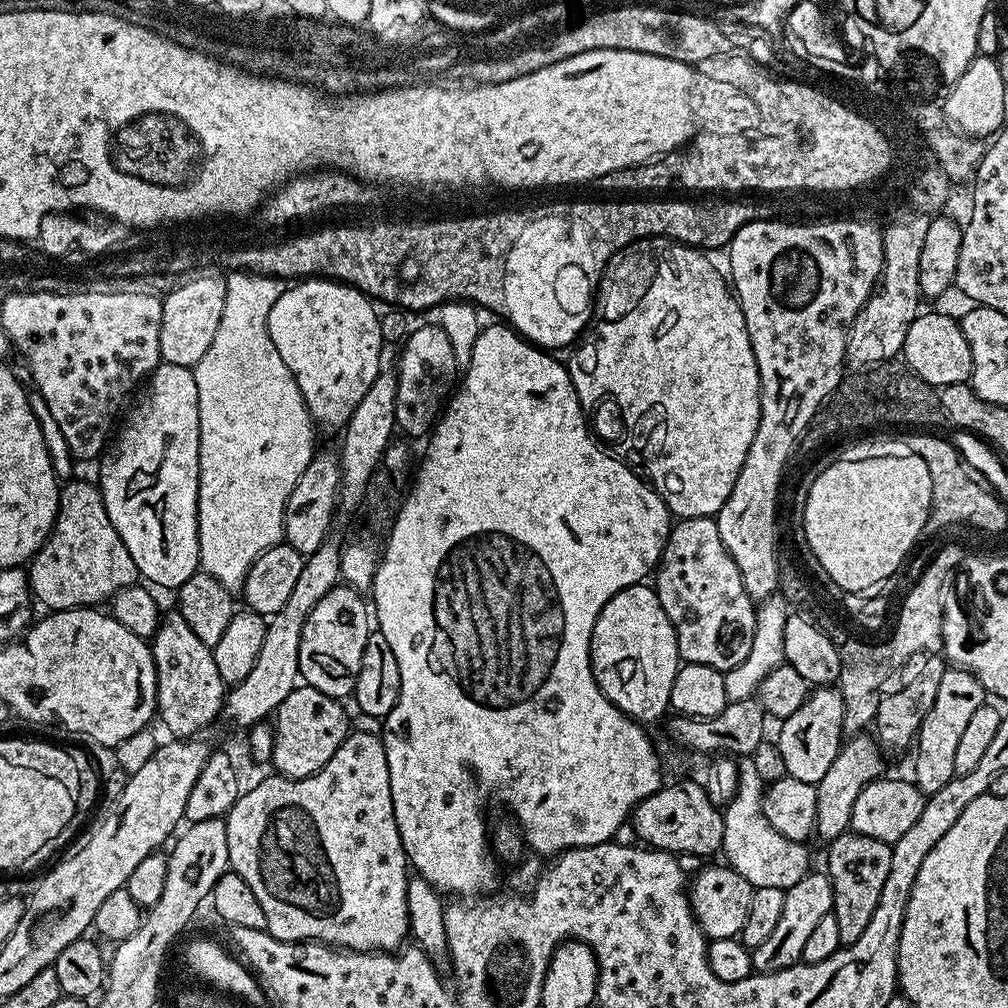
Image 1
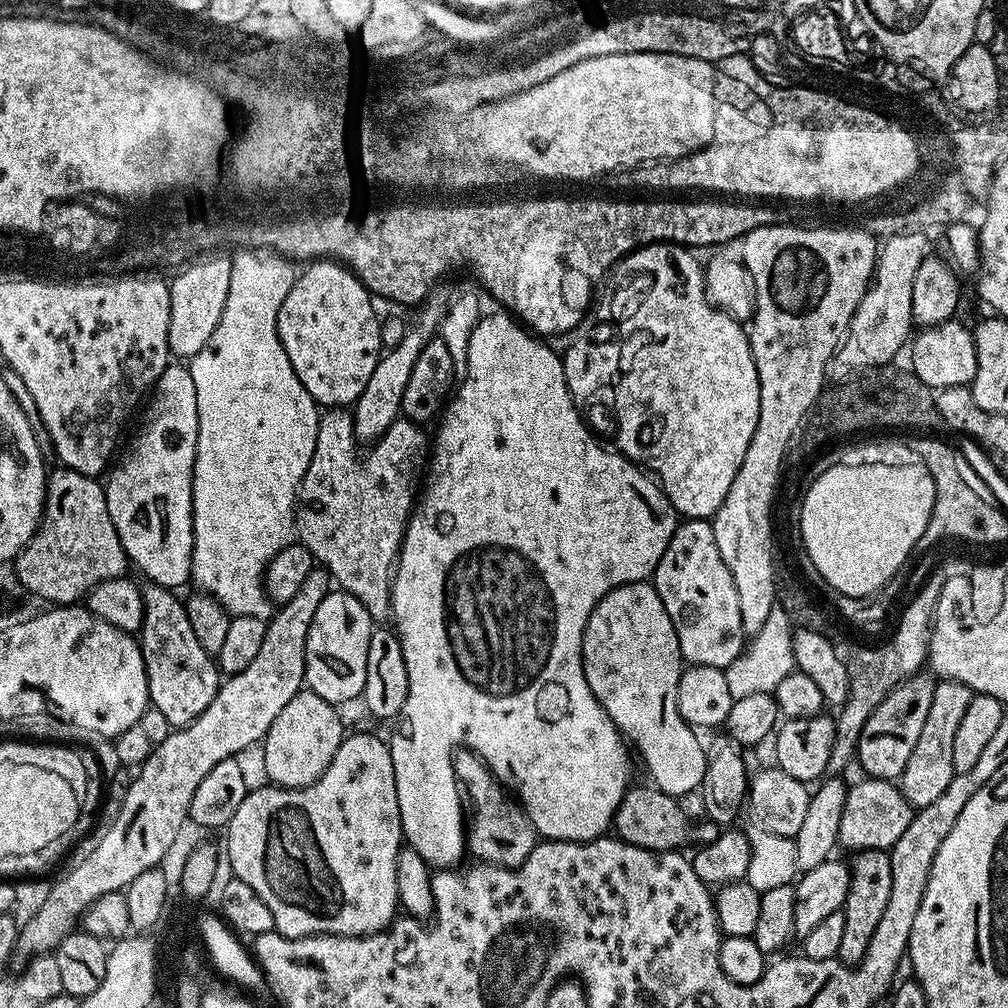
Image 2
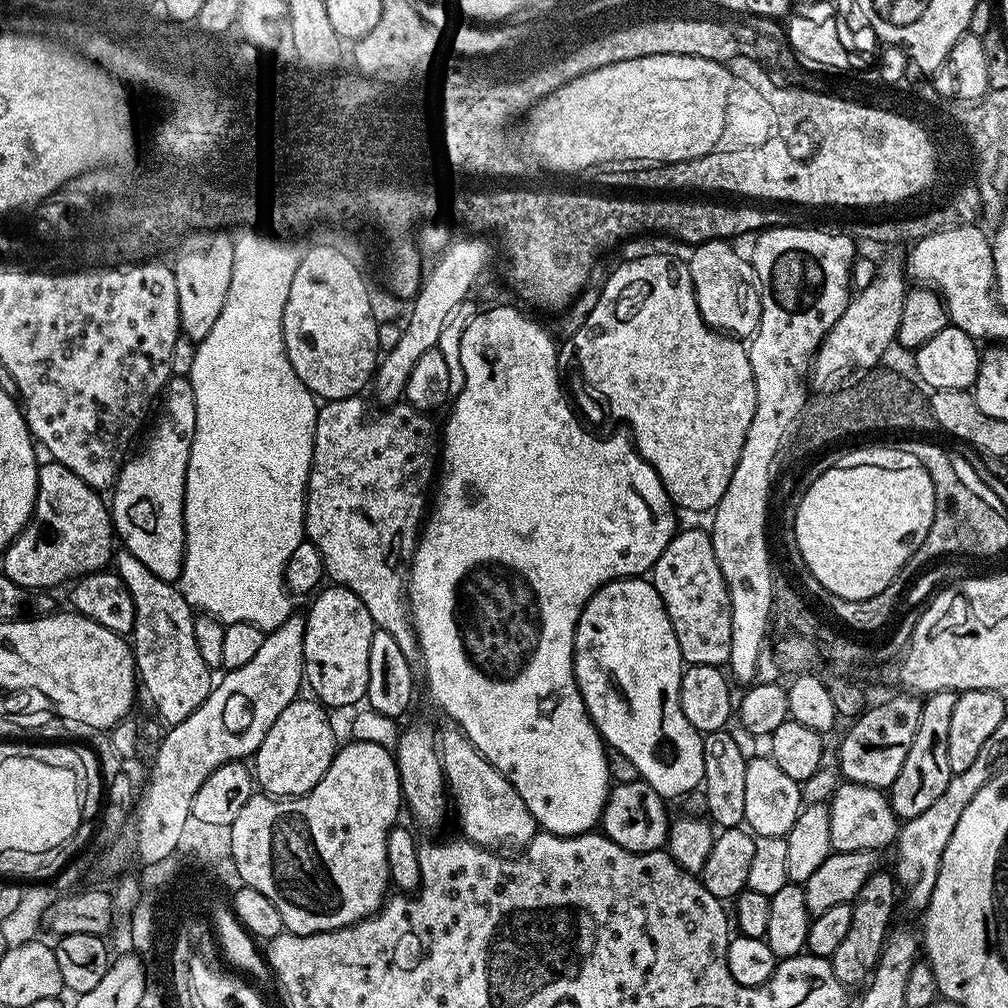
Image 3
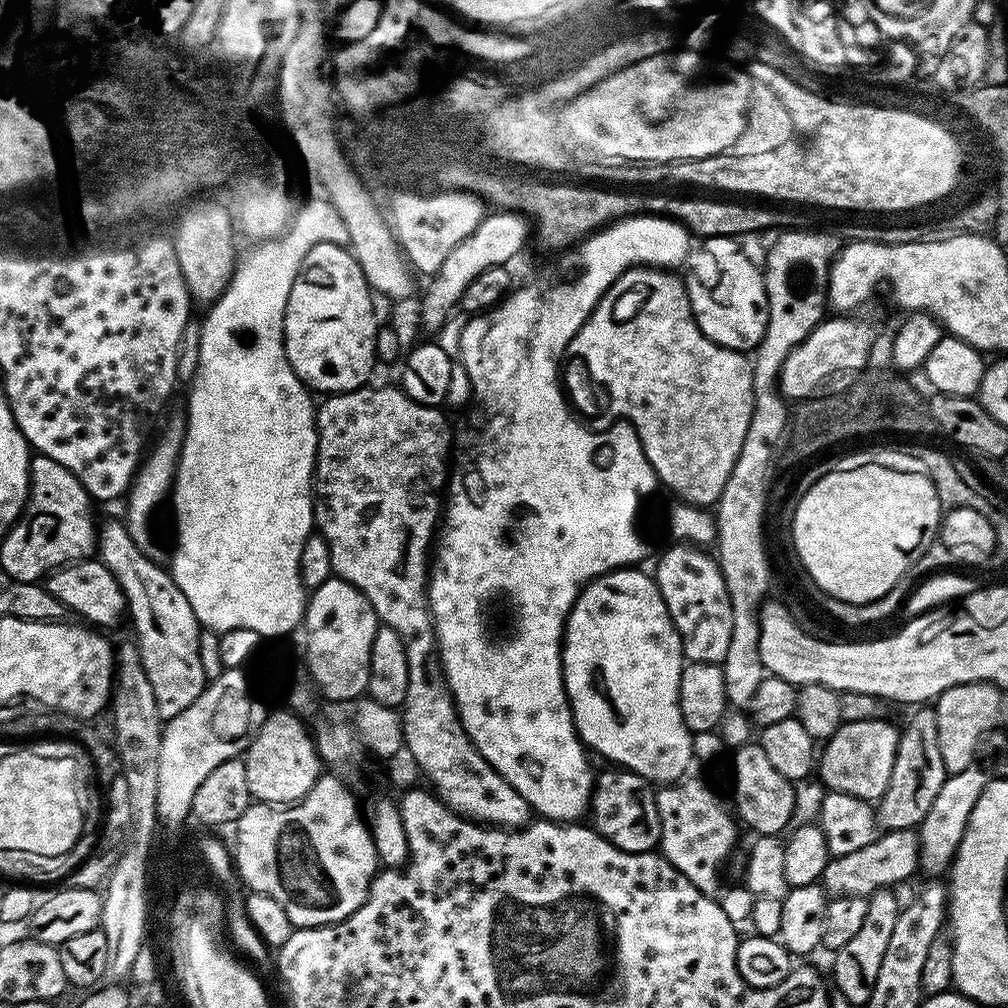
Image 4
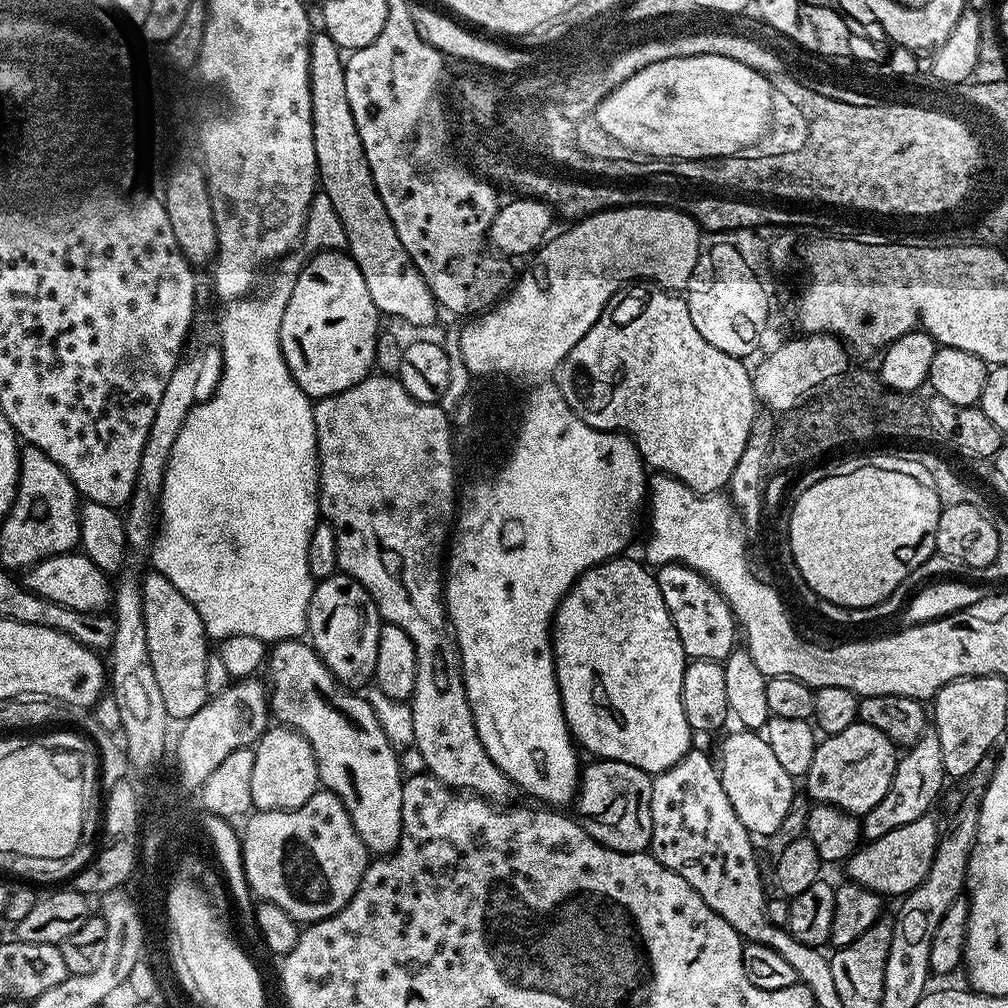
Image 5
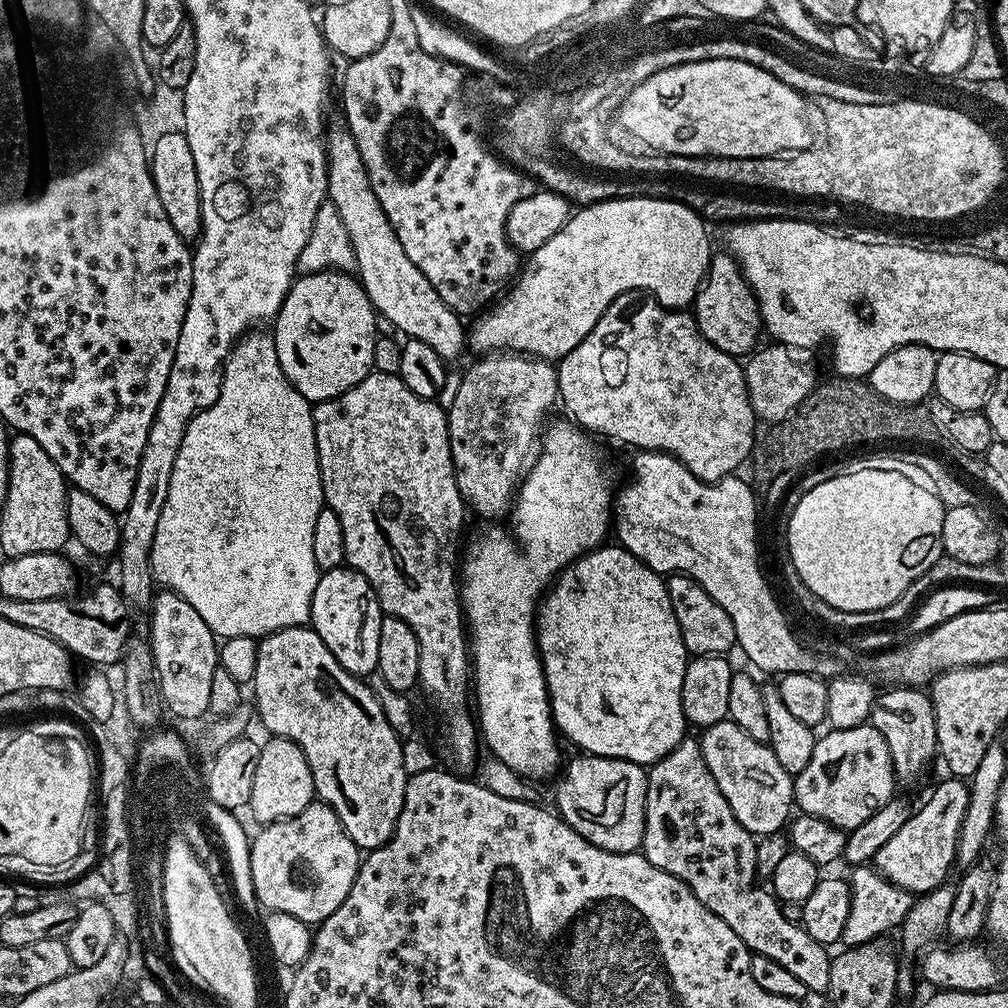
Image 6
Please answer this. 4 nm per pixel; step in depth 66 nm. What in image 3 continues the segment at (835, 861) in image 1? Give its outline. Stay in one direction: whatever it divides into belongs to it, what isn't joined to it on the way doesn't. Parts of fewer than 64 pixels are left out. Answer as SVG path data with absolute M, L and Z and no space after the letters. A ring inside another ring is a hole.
M877 870L874 875L866 878L862 890L858 890L855 900L851 903L850 930L830 958L832 973L845 986L860 983L863 985L872 979L872 972L876 969L880 952L884 949L884 942L888 939L890 929L893 927L891 926L892 915L896 912L896 904L898 908L898 885L891 871Z

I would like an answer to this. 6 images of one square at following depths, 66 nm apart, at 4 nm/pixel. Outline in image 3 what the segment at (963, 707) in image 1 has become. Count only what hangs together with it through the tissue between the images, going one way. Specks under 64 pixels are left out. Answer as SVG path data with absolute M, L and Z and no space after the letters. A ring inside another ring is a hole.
M934 692L923 701L918 734L914 734L906 762L902 762L902 770L898 770L898 778L894 778L890 789L892 809L901 821L913 820L924 813L942 795L942 790L946 790L954 775L950 770L950 754L946 754L946 746L950 742L950 718L954 718L956 697L955 692Z

